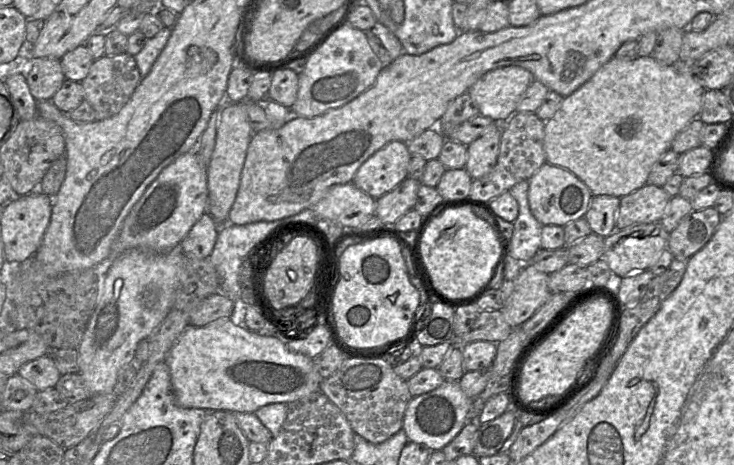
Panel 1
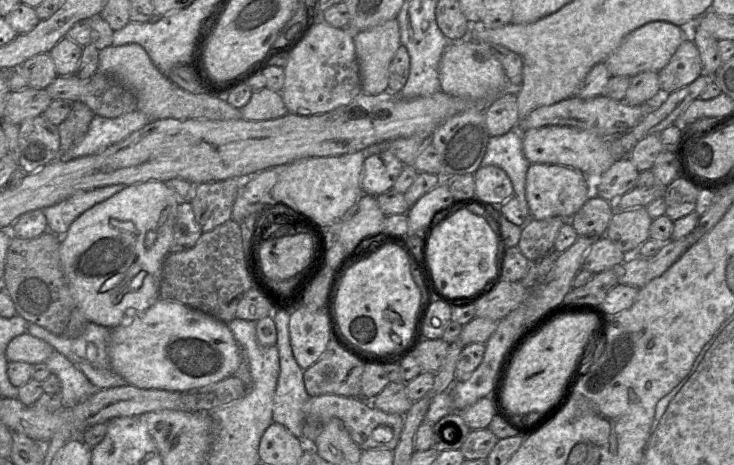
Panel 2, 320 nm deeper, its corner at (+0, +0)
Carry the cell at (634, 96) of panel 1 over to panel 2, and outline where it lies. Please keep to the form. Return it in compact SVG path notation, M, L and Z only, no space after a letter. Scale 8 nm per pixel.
M555 125L521 134L523 153L531 164L561 165L581 171L589 179L598 179L616 161L610 151L610 140L587 130Z

